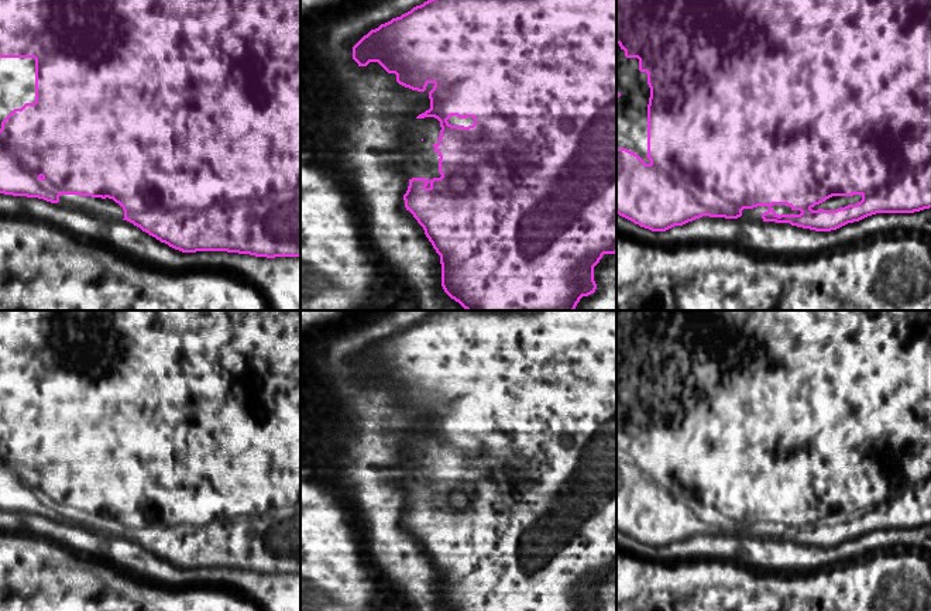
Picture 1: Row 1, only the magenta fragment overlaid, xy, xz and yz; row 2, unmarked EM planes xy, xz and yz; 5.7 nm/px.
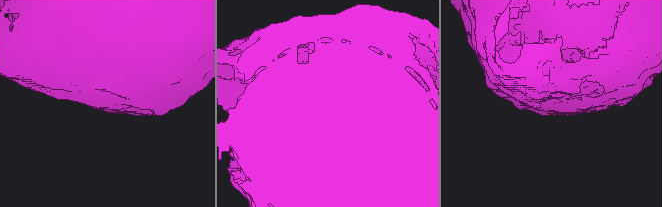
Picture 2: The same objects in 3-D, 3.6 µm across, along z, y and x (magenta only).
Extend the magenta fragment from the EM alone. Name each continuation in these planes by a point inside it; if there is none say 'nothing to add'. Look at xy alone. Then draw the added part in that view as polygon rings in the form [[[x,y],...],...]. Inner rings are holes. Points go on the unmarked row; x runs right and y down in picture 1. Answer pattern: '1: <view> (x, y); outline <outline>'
1: xy (17, 391); outline [[[0,374],[0,444],[1,437],[25,419],[35,418],[35,375]]]
2: xy (107, 525); outline [[[61,511],[58,519],[82,525],[104,536],[124,535],[123,524],[109,514],[102,515],[102,514],[80,512],[80,511]]]

